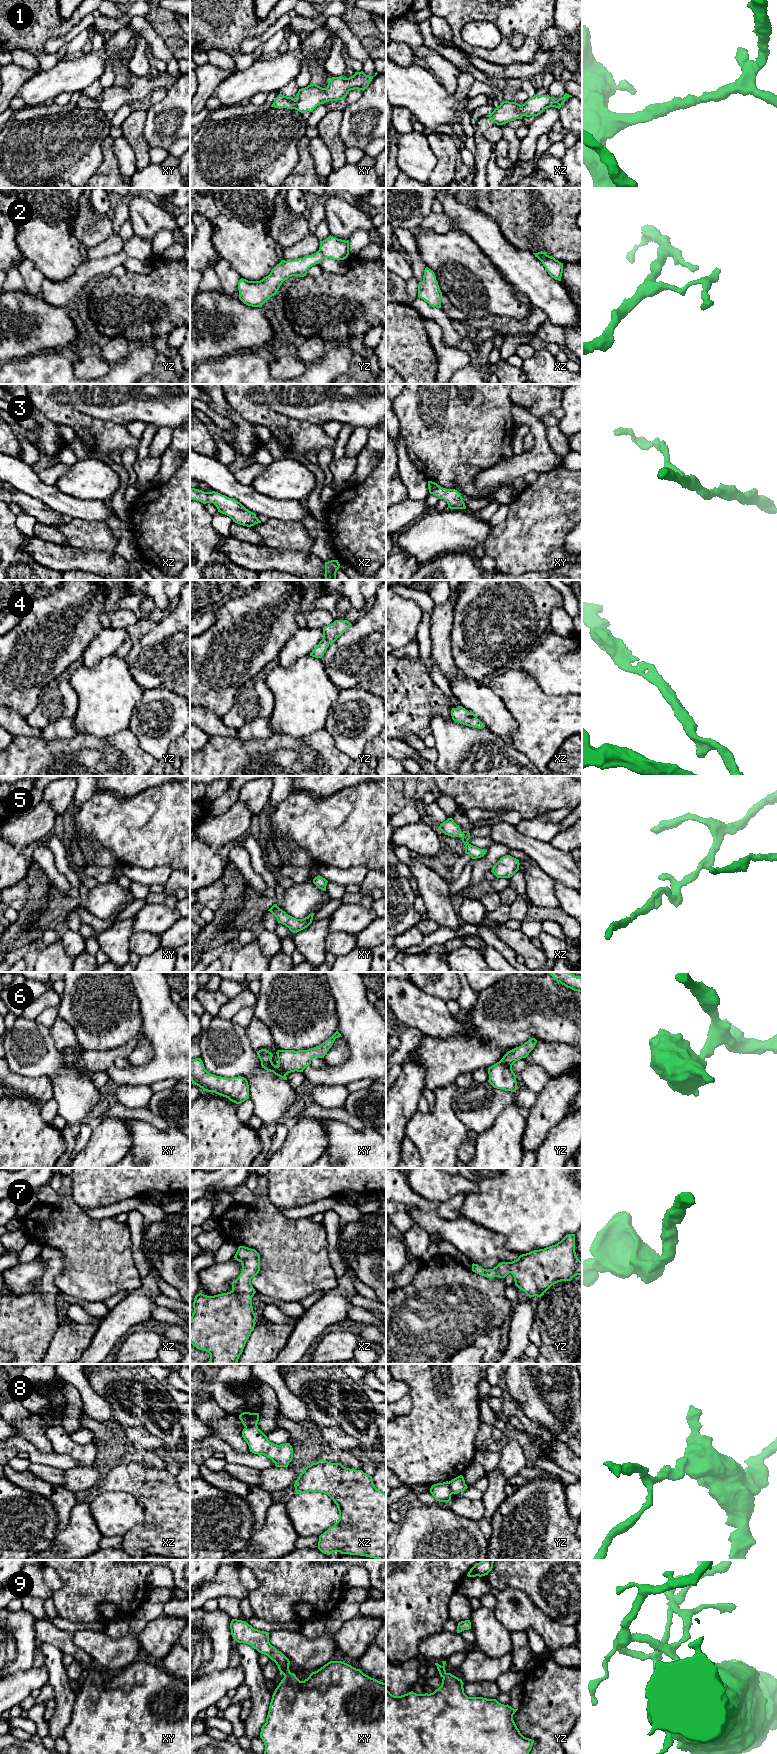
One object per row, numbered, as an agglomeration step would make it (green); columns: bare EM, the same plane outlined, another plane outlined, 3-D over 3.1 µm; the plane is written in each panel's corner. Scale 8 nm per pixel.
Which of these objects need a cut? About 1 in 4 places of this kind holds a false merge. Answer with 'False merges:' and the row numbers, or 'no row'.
False merges: 8

